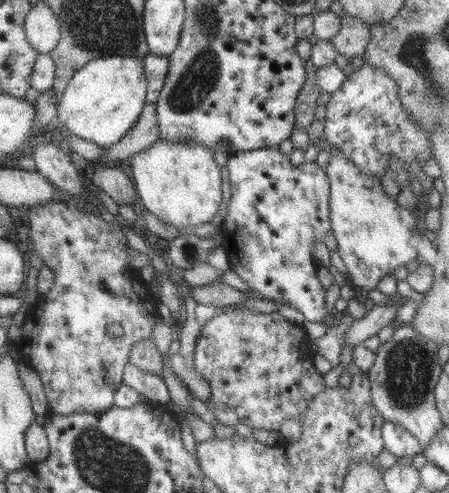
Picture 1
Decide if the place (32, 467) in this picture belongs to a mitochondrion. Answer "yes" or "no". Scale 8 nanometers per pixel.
no

